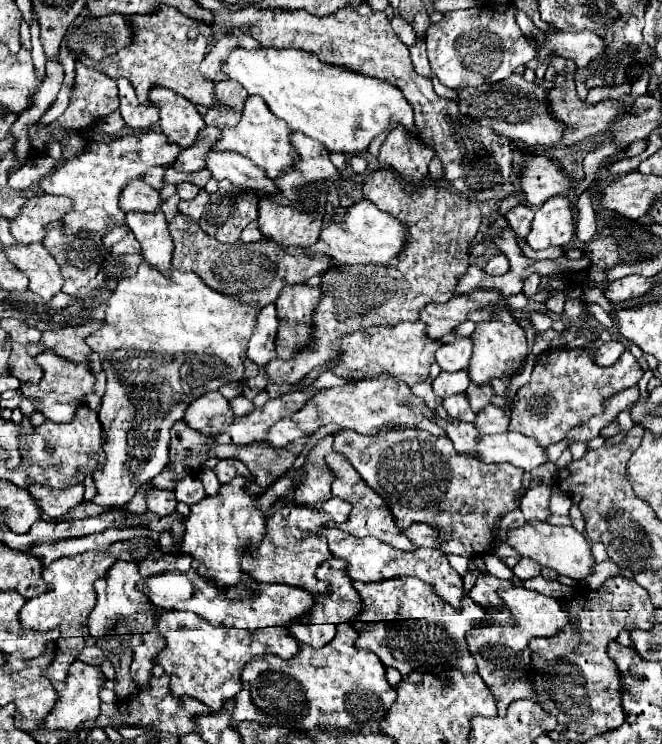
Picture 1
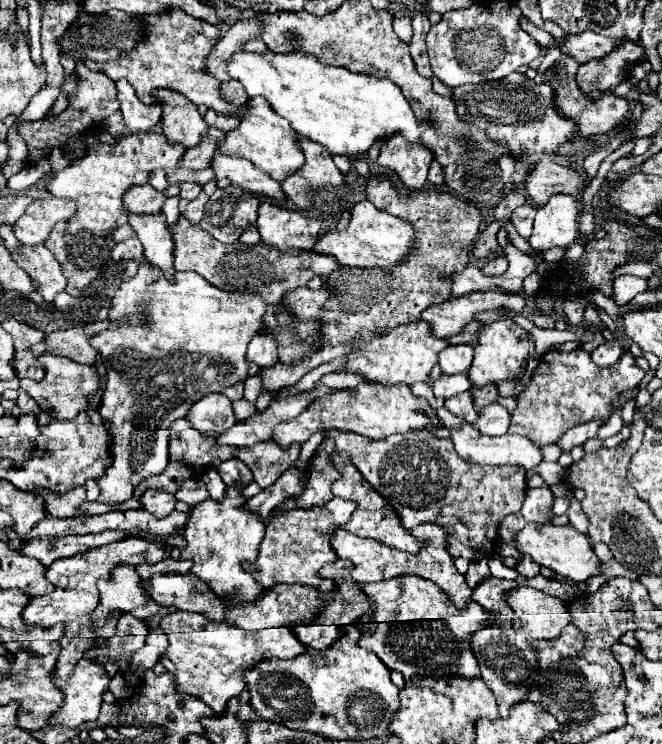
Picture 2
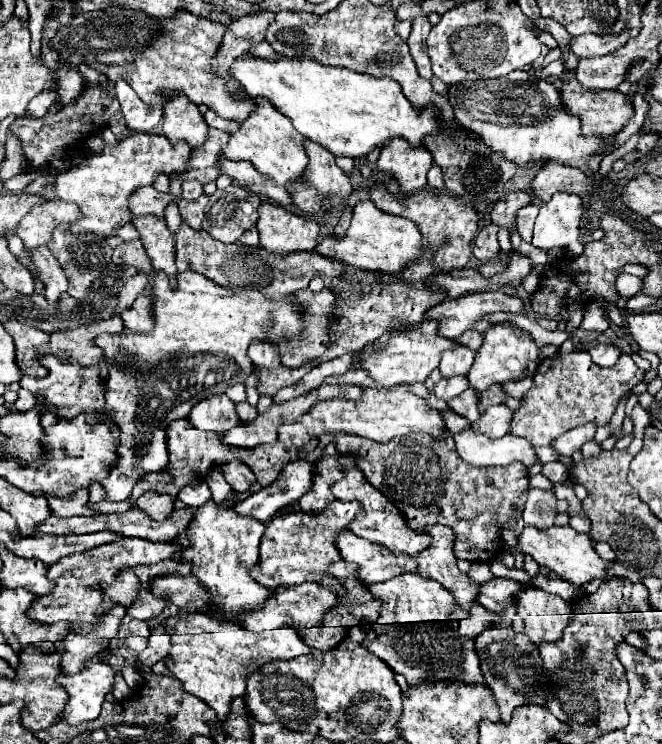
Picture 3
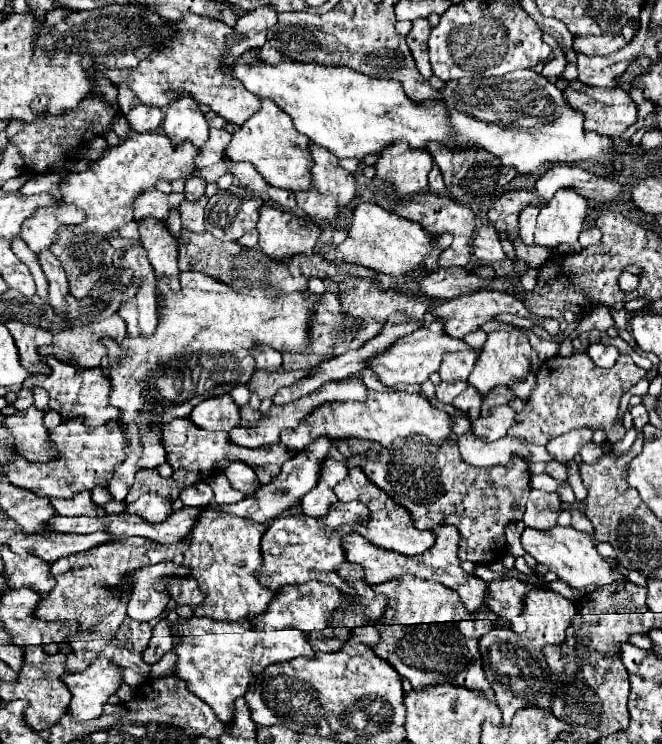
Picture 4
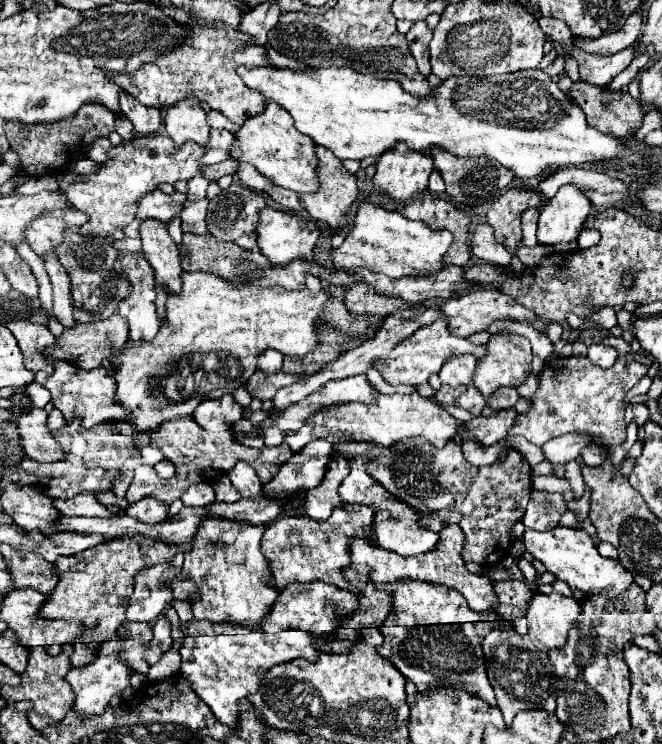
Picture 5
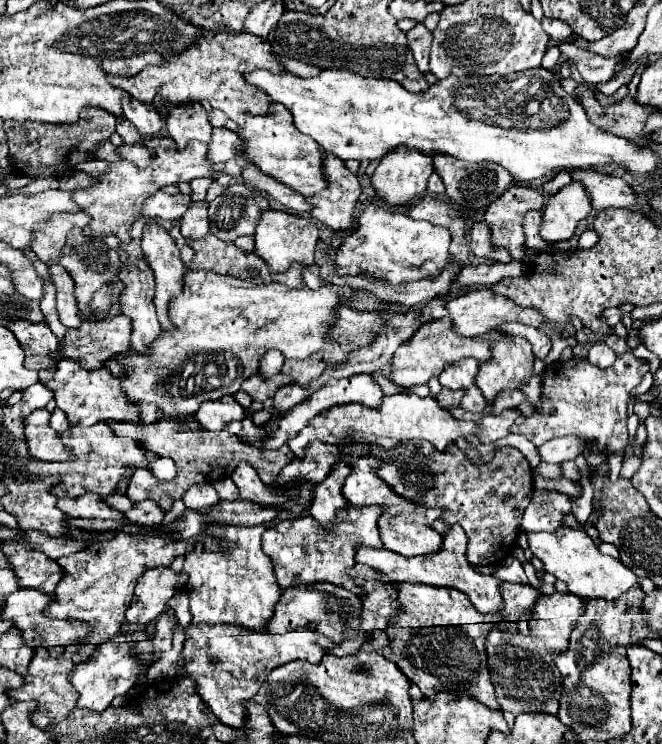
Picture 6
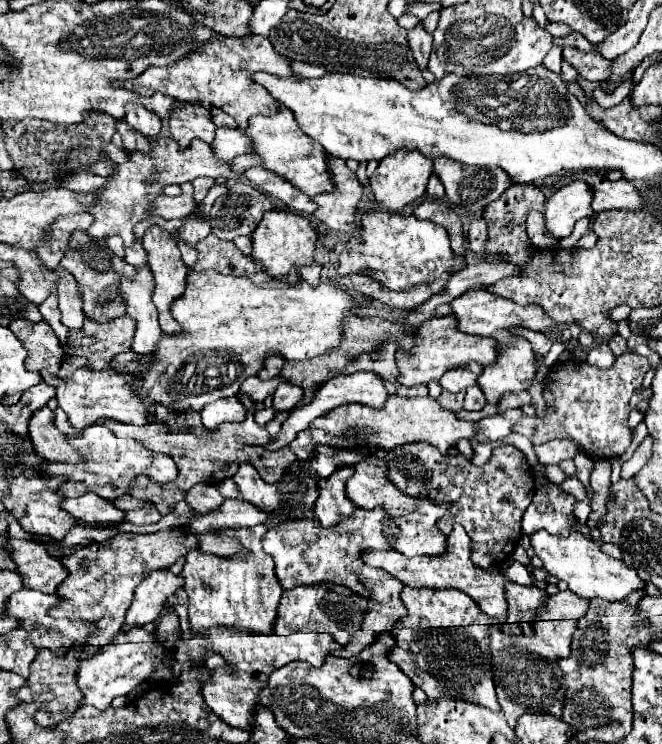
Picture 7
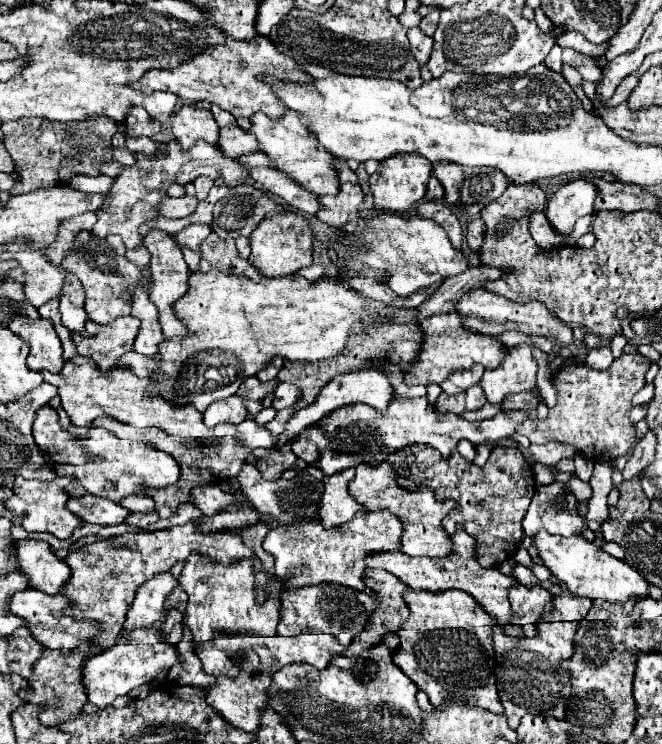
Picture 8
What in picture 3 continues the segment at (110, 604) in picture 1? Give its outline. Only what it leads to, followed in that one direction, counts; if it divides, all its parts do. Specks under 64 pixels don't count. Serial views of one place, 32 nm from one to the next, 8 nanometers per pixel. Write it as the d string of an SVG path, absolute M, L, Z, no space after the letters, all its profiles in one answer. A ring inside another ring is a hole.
M124 570L118 574L114 584L100 584L104 590L104 608L108 608L108 604L118 602L124 606L130 606L136 598L136 590L138 590L138 580L134 576L132 570Z

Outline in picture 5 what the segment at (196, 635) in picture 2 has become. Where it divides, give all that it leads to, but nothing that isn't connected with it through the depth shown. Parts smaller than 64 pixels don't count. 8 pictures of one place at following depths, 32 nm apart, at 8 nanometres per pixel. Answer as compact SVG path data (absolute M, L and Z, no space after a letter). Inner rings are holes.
M190 620L182 626L182 630L184 644L180 648L180 674L192 682L192 690L212 708L216 718L230 728L236 728L238 724L238 700L246 698L248 694L256 694L268 668L296 658L318 660L322 654L320 646L328 644L328 638L304 630L268 634L242 624L212 624L206 620Z

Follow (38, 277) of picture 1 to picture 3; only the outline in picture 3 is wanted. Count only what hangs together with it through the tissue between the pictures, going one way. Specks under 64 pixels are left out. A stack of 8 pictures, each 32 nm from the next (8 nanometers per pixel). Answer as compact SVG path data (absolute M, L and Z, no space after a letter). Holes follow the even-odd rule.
M40 248L32 252L34 256L34 266L38 268L44 284L46 284L46 300L58 308L60 306L60 294L66 292L68 280L64 276L64 270L60 268L60 262L52 256L48 248Z

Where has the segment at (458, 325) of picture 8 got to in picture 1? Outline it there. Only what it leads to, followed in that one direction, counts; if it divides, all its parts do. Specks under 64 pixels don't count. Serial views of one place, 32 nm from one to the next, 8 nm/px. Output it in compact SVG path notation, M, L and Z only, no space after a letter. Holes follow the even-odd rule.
M400 322L396 326L370 328L366 332L354 332L340 342L342 356L332 370L344 378L372 378L386 374L412 386L428 378L430 366L436 362L436 348L440 346L440 340L432 340L426 334L424 322Z

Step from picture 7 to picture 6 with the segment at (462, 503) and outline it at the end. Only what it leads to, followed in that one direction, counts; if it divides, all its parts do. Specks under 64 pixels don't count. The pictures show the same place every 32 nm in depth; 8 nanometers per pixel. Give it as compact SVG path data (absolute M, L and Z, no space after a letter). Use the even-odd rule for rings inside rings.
M408 440L404 444L398 444L396 448L390 450L382 450L382 448L372 448L370 450L374 456L378 456L382 460L382 466L378 468L378 476L390 484L394 488L394 492L398 492L400 496L418 502L418 504L426 504L426 506L440 506L444 508L444 514L434 522L434 528L444 534L448 532L448 528L458 522L464 532L468 534L468 560L476 566L494 566L494 564L502 564L508 556L512 556L512 550L516 548L516 538L518 538L518 528L520 528L520 520L524 514L524 508L528 506L528 500L532 498L534 492L534 470L530 468L528 460L524 458L524 454L516 448L504 446L496 450L496 456L482 466L472 464L466 454L462 450L458 450L456 444L448 446L444 452L438 452L436 448L432 448L432 444L428 444L426 440Z

